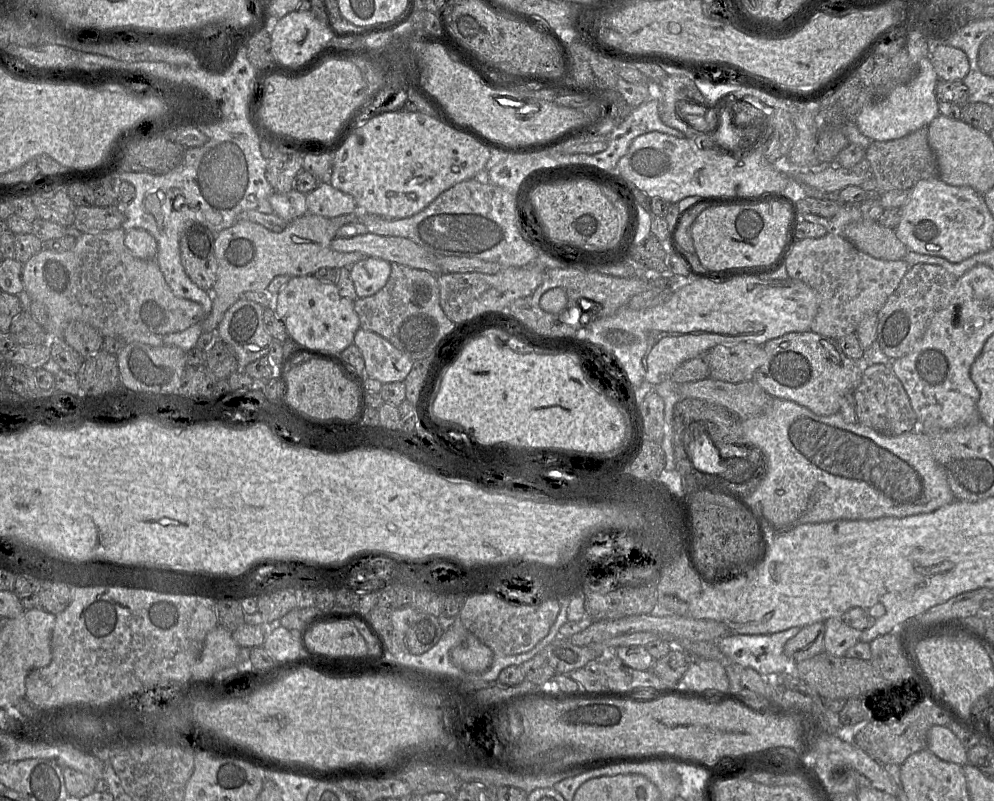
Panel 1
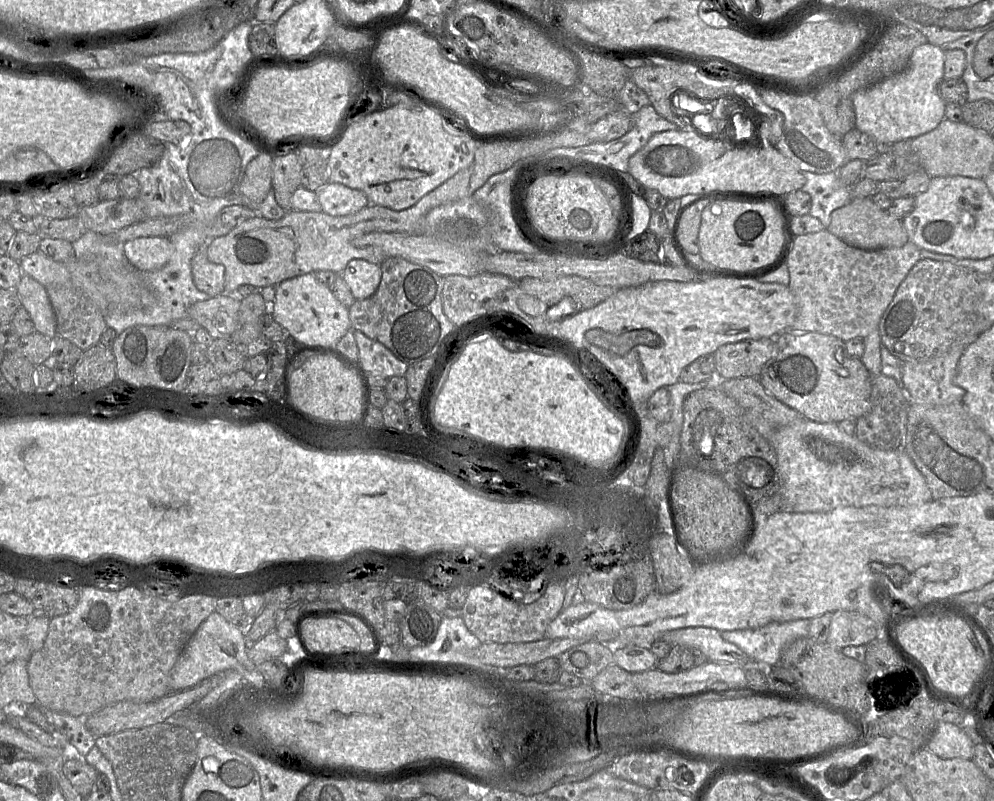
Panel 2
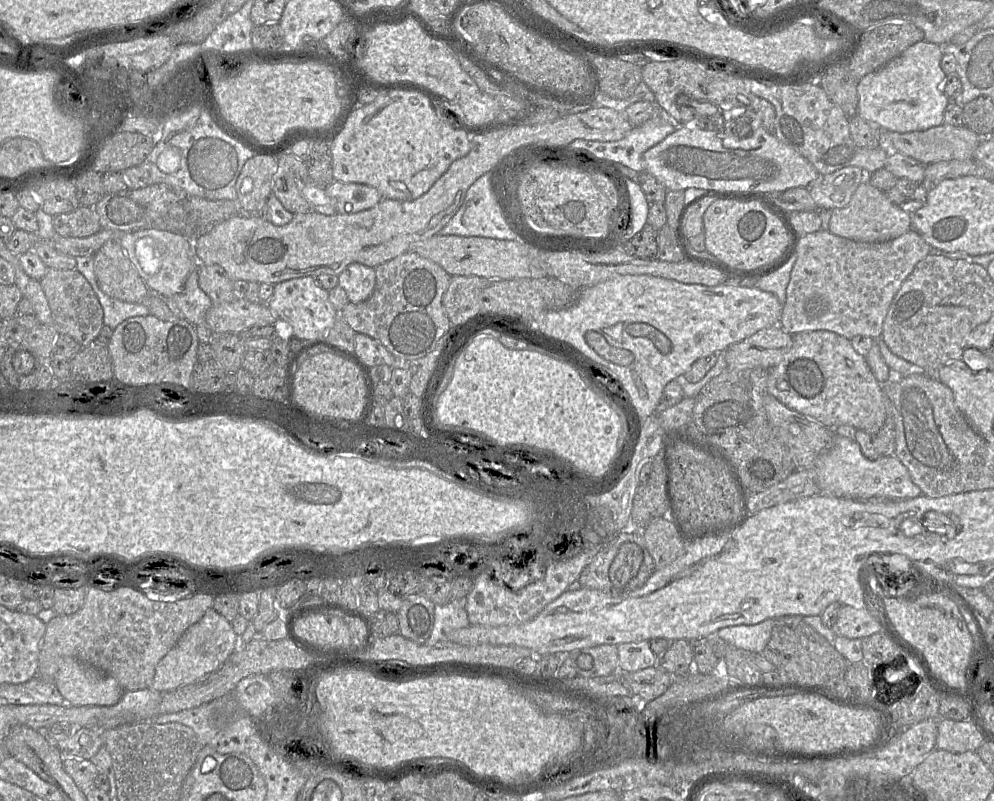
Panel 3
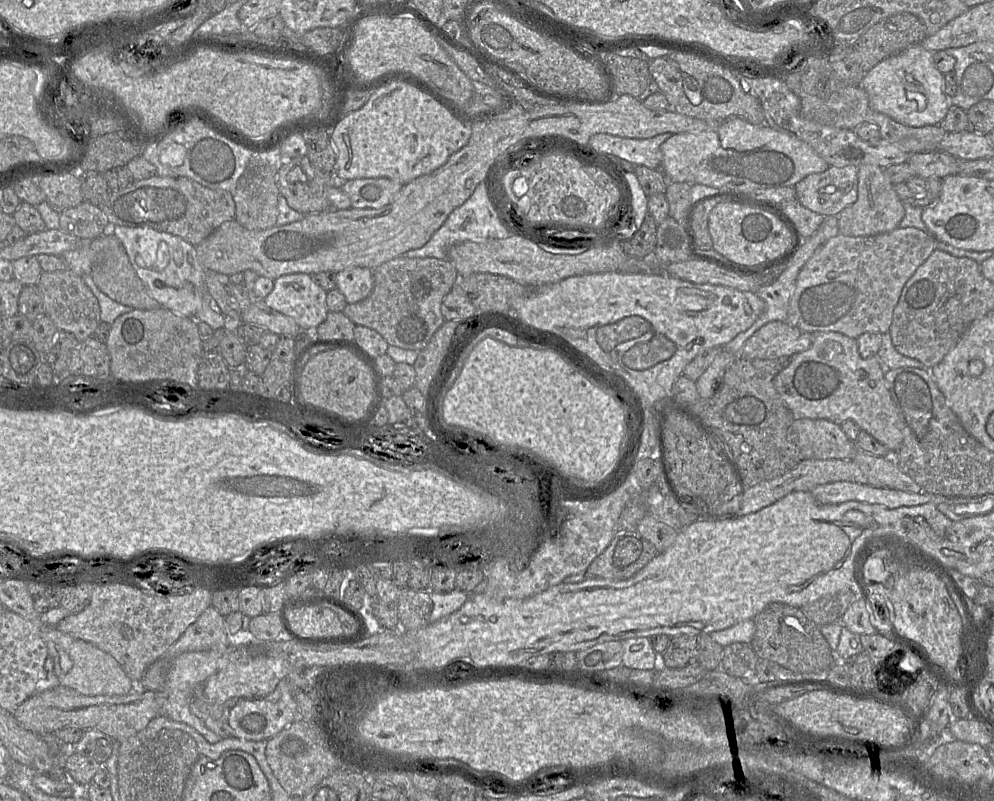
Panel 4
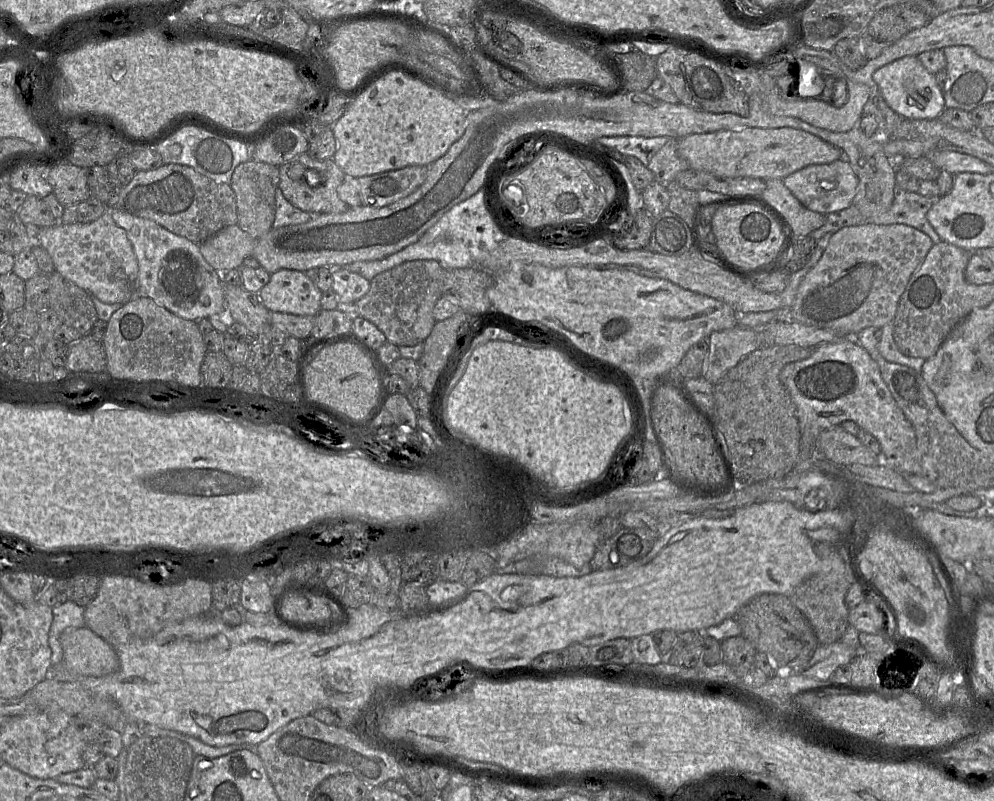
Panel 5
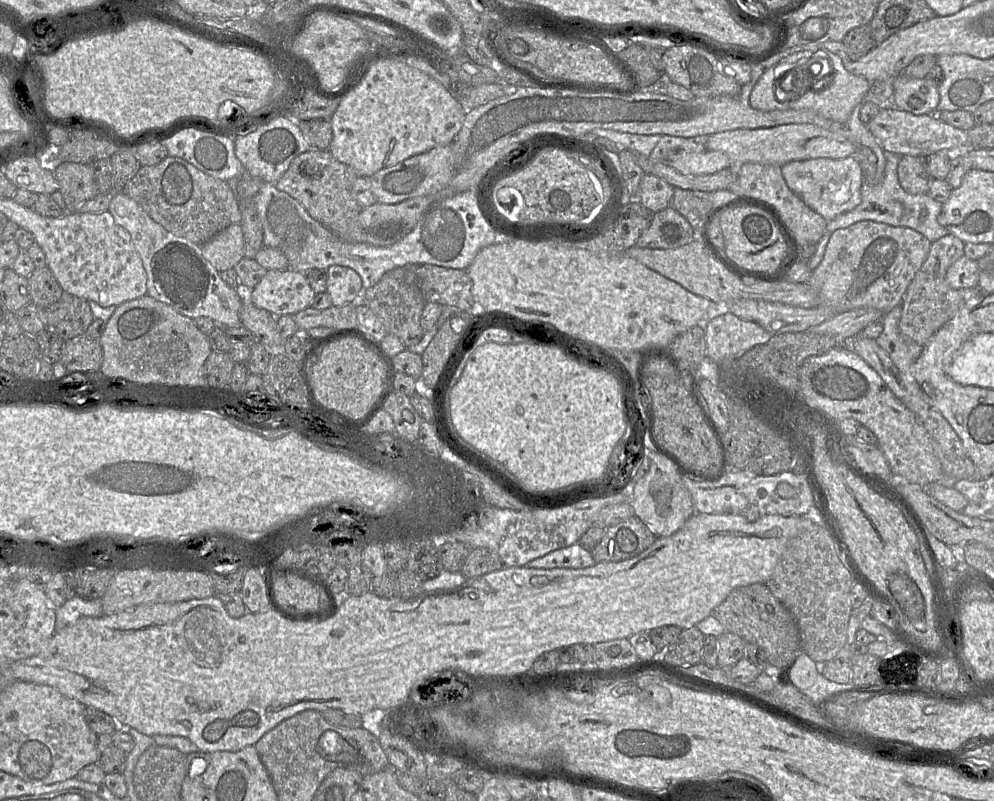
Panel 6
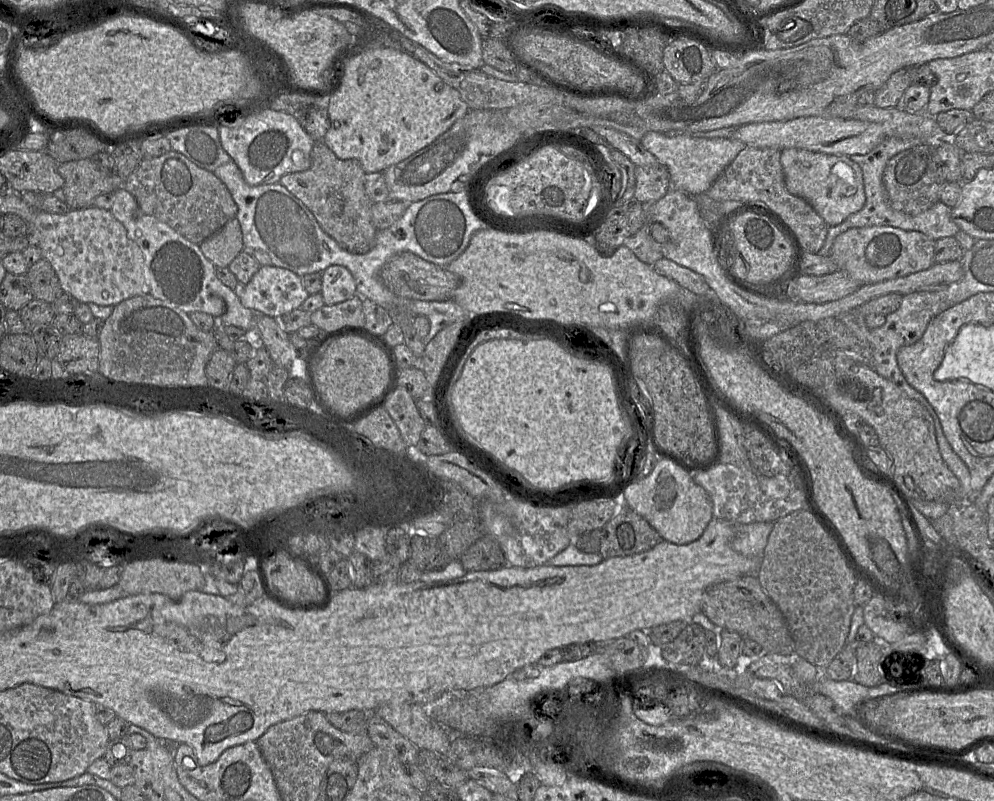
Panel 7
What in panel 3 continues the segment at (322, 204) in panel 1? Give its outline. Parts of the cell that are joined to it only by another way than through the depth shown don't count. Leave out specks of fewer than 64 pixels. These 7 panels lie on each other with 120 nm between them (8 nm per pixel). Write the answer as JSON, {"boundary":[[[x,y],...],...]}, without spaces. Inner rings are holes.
{"boundary":[[[333,181],[325,188],[337,214],[353,214],[374,207],[381,201],[378,190],[360,183]]]}

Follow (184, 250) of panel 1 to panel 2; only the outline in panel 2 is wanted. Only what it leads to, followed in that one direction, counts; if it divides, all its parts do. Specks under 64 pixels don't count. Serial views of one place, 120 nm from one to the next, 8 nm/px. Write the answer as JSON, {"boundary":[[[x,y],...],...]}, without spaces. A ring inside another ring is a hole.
{"boundary":[[[204,241],[191,261],[193,282],[196,288],[211,297],[224,293],[225,268],[222,264],[209,261],[208,246],[211,241]]]}

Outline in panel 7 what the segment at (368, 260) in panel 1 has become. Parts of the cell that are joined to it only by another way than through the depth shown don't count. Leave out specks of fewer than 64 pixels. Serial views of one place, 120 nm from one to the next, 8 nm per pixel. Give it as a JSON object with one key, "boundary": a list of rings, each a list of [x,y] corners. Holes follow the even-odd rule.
{"boundary":[[[332,265],[322,272],[321,295],[324,305],[334,305],[356,295],[356,283],[351,272],[344,266]]]}

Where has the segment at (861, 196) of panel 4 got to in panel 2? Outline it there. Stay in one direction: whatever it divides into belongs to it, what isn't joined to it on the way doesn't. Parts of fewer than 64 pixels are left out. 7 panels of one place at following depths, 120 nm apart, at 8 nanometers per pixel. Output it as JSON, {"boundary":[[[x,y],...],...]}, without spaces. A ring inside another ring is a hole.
{"boundary":[[[855,197],[849,204],[832,212],[831,222],[826,229],[848,245],[864,250],[877,250],[902,247],[909,241],[902,220],[880,208],[872,197]]]}

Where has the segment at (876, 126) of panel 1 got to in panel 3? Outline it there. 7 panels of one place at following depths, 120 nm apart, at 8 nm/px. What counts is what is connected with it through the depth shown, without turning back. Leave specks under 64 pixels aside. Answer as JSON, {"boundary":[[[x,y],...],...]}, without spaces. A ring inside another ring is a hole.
{"boundary":[[[919,41],[878,70],[858,80],[858,115],[881,128],[905,133],[924,131],[944,123],[950,99],[943,91],[946,74],[941,68],[941,45]]]}

